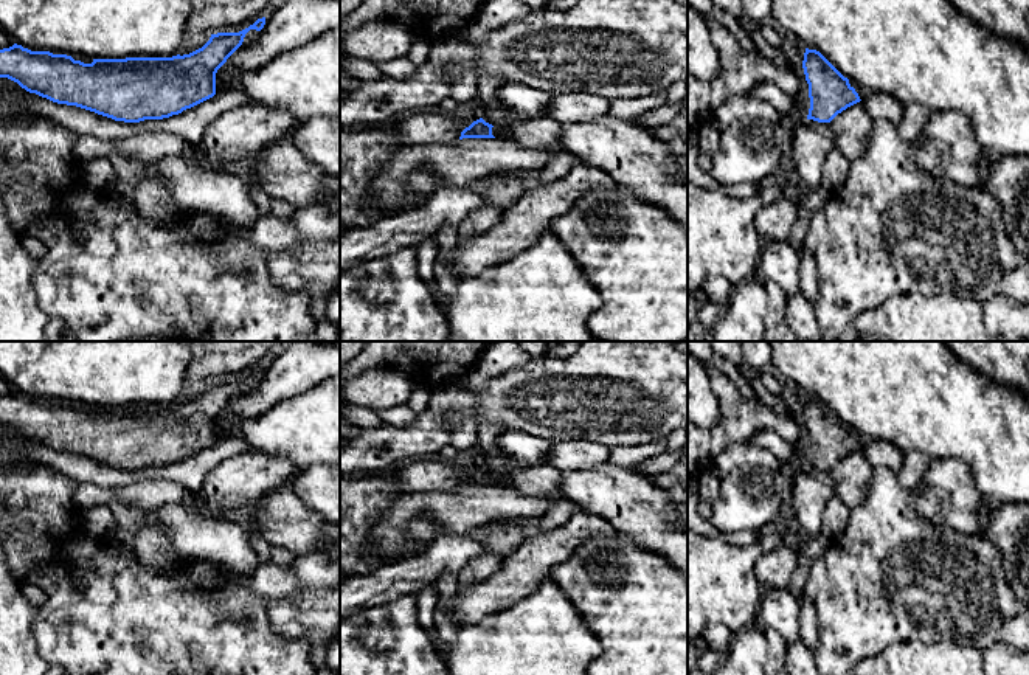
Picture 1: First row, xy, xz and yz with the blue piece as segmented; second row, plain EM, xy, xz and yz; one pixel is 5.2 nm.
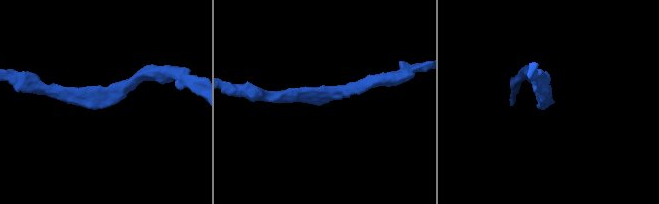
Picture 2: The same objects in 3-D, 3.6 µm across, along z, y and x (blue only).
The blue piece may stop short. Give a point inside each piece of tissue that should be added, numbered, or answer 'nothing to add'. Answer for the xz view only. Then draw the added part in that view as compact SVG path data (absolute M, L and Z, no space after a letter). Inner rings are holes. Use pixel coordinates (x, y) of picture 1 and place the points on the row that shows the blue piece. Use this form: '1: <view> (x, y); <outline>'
nothing to add

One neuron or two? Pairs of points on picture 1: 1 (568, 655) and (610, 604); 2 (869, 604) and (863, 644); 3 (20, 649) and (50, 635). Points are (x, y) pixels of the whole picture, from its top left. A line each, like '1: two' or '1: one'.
1: two
2: one
3: two

